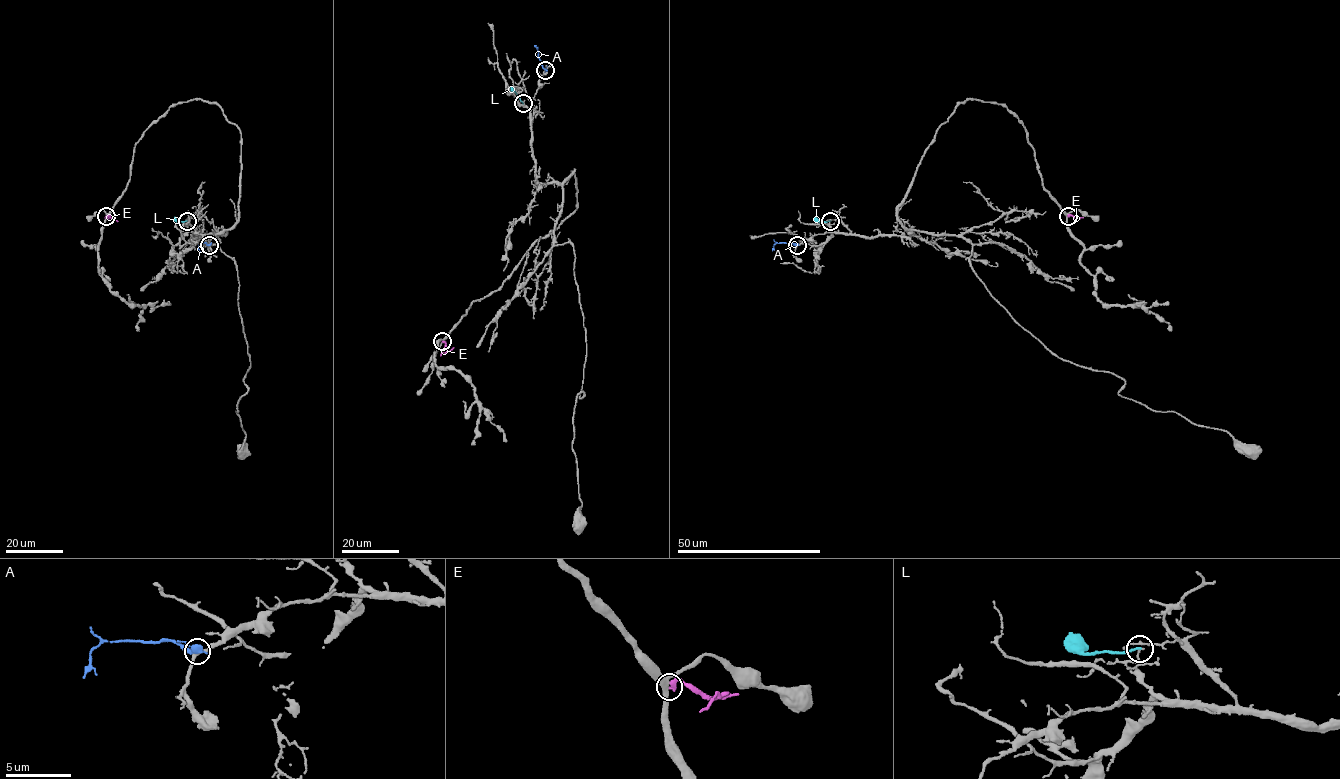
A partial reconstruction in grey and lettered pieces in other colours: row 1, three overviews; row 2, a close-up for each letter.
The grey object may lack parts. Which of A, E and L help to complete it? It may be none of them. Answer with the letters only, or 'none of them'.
none of them

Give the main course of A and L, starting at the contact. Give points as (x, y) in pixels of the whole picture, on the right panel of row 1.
A: (797, 245), (776, 243), (772, 251)
L: (830, 220), (817, 221), (814, 218)

